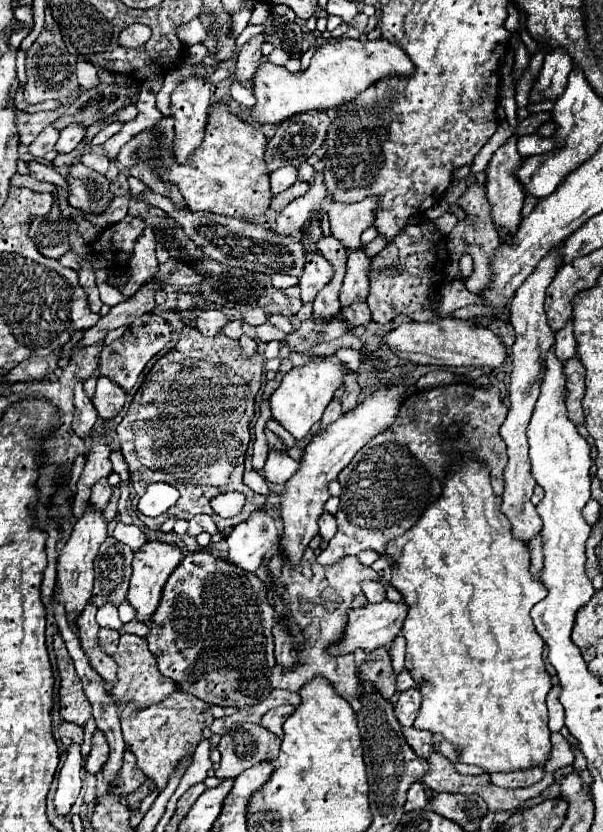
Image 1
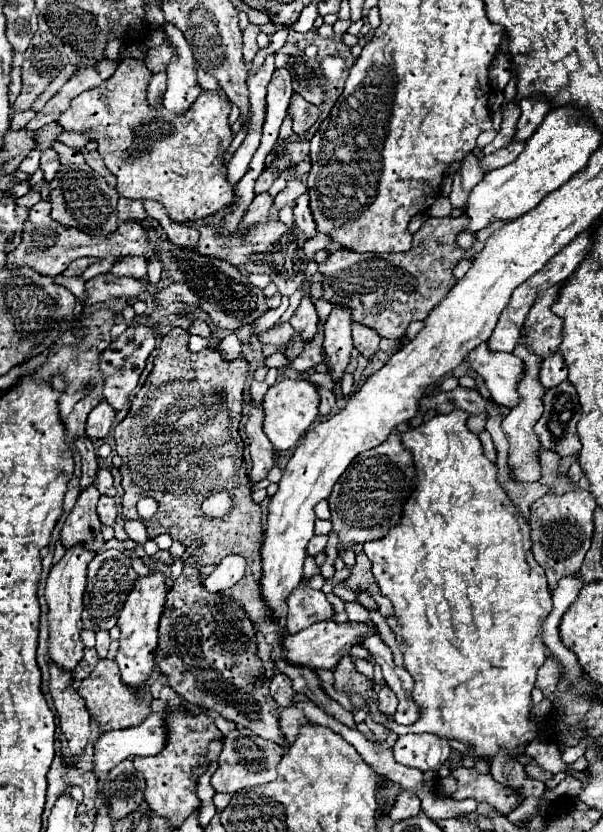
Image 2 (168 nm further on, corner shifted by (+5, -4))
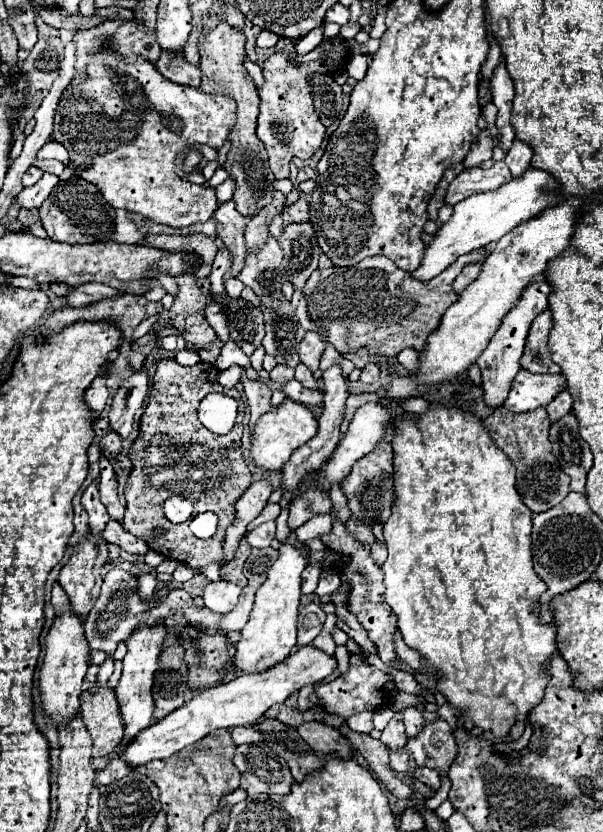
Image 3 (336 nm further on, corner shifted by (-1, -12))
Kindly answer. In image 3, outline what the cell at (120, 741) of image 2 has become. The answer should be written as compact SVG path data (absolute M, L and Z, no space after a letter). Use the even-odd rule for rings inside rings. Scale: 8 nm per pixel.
M300 646L298 650L288 656L288 660L276 664L276 668L270 668L262 674L252 676L238 676L236 680L228 684L218 684L206 690L198 690L194 698L184 704L184 708L178 708L176 712L168 714L160 724L148 726L140 736L124 748L120 758L124 758L130 766L144 766L154 758L168 758L182 748L202 740L210 732L218 728L236 728L236 726L248 726L250 722L258 720L270 706L284 702L290 694L298 692L302 686L316 684L330 676L336 670L336 658L328 656L326 652L314 648L314 646Z

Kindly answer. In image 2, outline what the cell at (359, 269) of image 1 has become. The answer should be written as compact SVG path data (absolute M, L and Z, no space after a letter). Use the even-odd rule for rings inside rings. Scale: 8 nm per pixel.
M334 304L326 324L324 324L324 354L328 358L330 376L334 382L342 380L344 368L348 366L348 358L352 352L352 312L340 304Z

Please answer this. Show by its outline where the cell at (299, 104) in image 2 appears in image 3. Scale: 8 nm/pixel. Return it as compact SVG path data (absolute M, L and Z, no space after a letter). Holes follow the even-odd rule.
M342 36L324 38L320 48L322 56L314 62L298 64L290 58L288 50L274 52L264 62L264 84L258 88L260 114L258 114L258 138L266 144L270 156L270 168L276 178L288 178L288 164L292 158L312 158L324 140L324 124L318 120L312 102L312 74L334 76L344 72L350 62L350 50Z

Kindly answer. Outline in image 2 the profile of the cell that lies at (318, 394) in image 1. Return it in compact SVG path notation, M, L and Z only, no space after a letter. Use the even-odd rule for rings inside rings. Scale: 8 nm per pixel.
M286 378L286 380L278 382L276 386L268 388L262 404L264 404L264 414L266 414L264 432L276 450L294 448L298 444L298 440L304 436L304 432L310 428L310 424L316 422L316 418L320 416L320 412L318 412L320 394L318 394L318 388L308 380Z

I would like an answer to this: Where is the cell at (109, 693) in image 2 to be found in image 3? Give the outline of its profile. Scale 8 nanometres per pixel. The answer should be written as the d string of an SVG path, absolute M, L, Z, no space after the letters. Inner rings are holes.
M94 686L80 694L80 710L86 730L92 736L92 758L110 756L124 736L114 690Z

